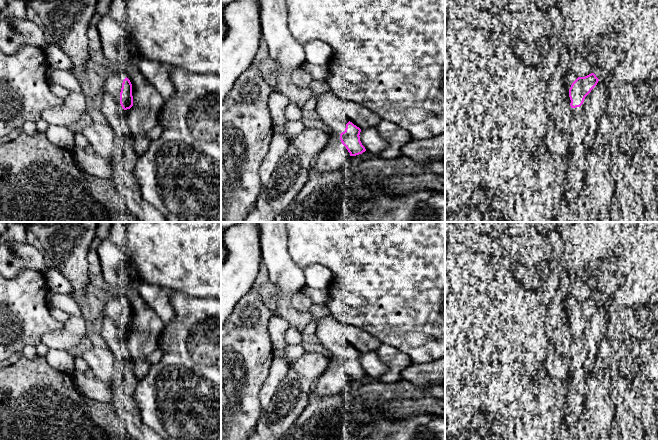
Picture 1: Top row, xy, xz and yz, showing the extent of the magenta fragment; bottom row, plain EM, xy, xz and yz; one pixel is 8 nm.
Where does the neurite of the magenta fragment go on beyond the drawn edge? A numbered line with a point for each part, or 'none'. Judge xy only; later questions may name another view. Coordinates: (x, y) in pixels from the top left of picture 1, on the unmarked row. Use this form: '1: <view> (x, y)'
1: xy (113, 306)

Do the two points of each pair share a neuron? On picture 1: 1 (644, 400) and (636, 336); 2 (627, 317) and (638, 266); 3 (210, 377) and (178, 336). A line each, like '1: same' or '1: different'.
1: different
2: different
3: same

